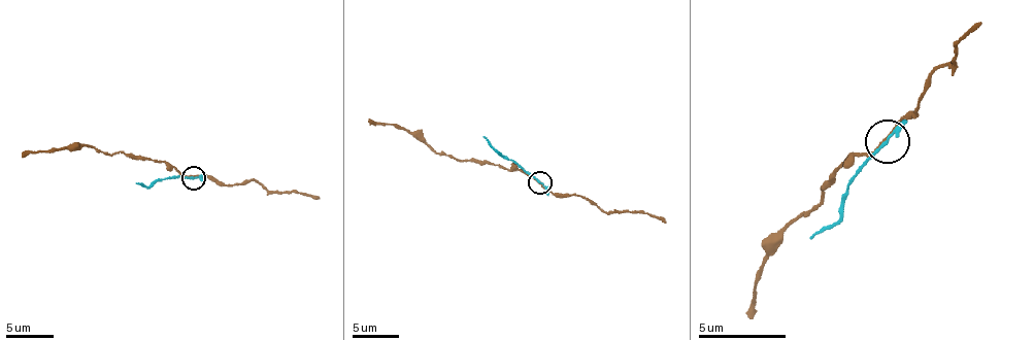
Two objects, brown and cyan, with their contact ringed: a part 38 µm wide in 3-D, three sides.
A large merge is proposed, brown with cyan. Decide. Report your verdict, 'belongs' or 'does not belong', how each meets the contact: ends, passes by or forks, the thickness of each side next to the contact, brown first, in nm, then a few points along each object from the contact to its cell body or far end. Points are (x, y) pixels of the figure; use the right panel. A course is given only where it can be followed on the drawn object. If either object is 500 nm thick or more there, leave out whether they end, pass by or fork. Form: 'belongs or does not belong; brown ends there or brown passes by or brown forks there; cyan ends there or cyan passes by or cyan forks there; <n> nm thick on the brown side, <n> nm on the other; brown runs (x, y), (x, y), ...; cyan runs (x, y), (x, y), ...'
does not belong; brown passes by; cyan forks there; 160 nm thick on the brown side, 100 nm on the other; brown runs (887, 141), (865, 155), (848, 156), (822, 188), (818, 208), (792, 223), (759, 271), (751, 319); cyan runs (887, 141), (847, 191), (841, 215), (811, 238)

